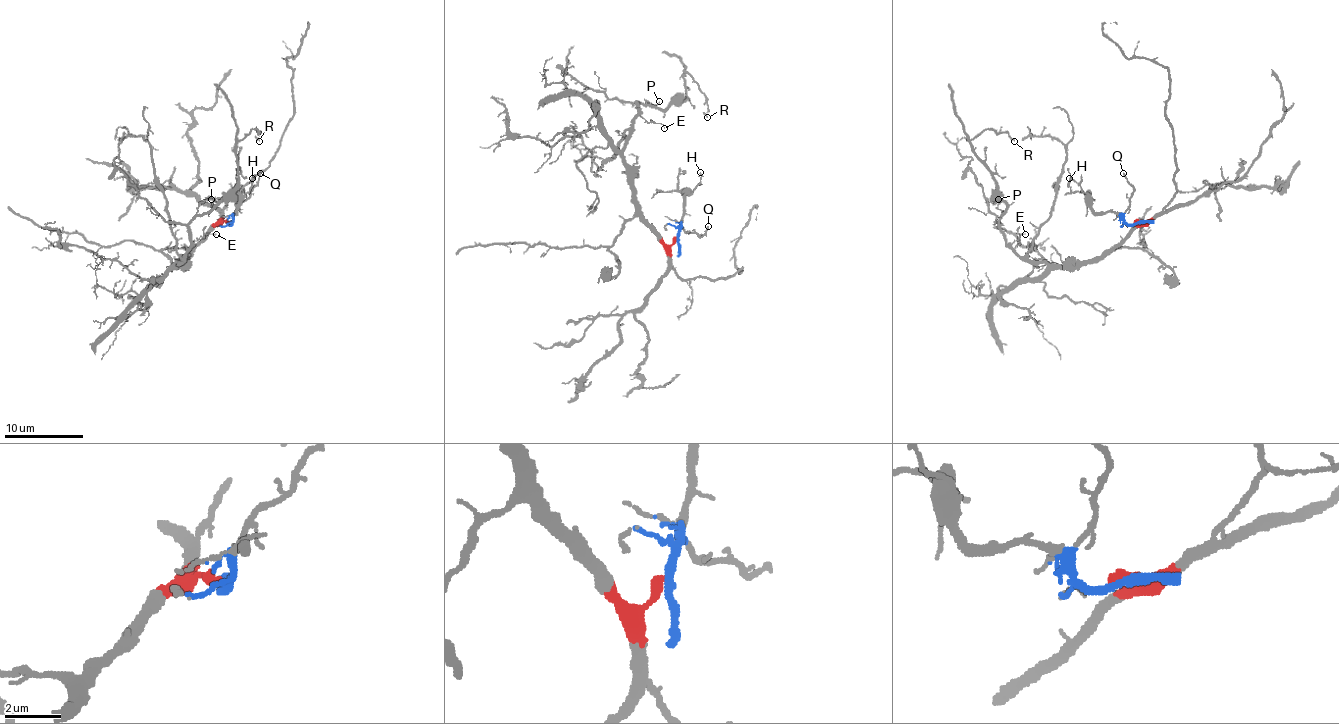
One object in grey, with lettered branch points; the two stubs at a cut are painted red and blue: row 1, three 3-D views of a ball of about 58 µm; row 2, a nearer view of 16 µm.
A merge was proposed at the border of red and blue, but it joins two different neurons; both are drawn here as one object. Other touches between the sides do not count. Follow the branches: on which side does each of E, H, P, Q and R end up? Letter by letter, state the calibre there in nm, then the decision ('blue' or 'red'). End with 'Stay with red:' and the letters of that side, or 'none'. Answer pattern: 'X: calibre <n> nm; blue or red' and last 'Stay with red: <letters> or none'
E: calibre 80 nm; red
H: calibre 150 nm; blue
P: calibre 120 nm; red
Q: calibre 160 nm; blue
R: calibre 150 nm; red
Stay with red: E, P, R

